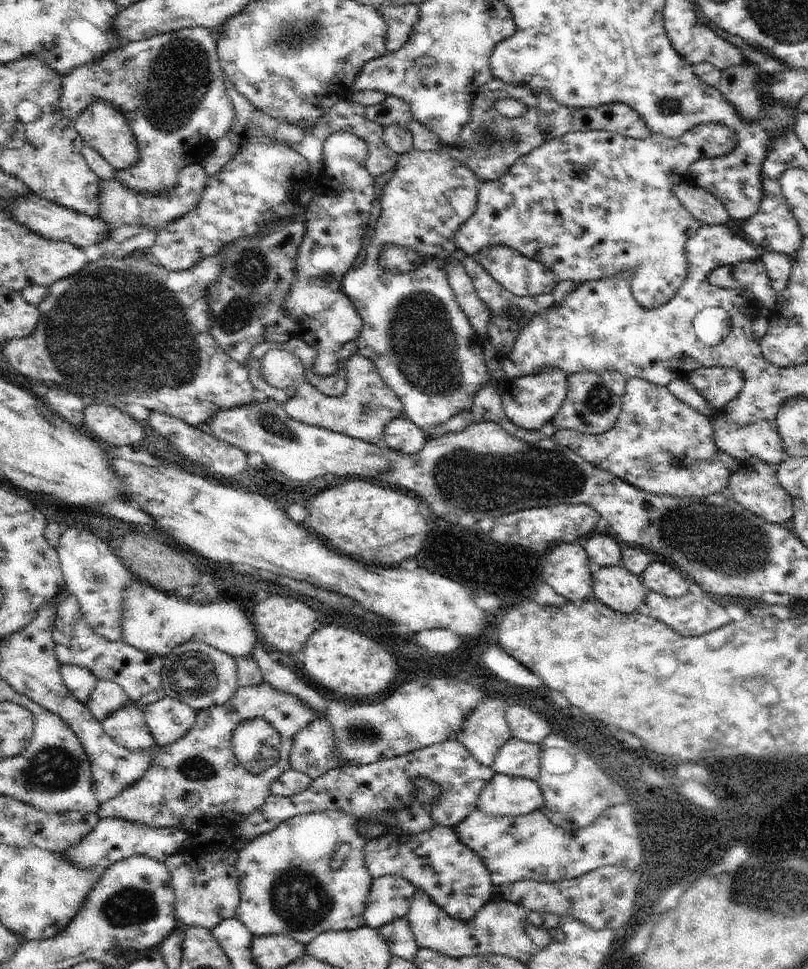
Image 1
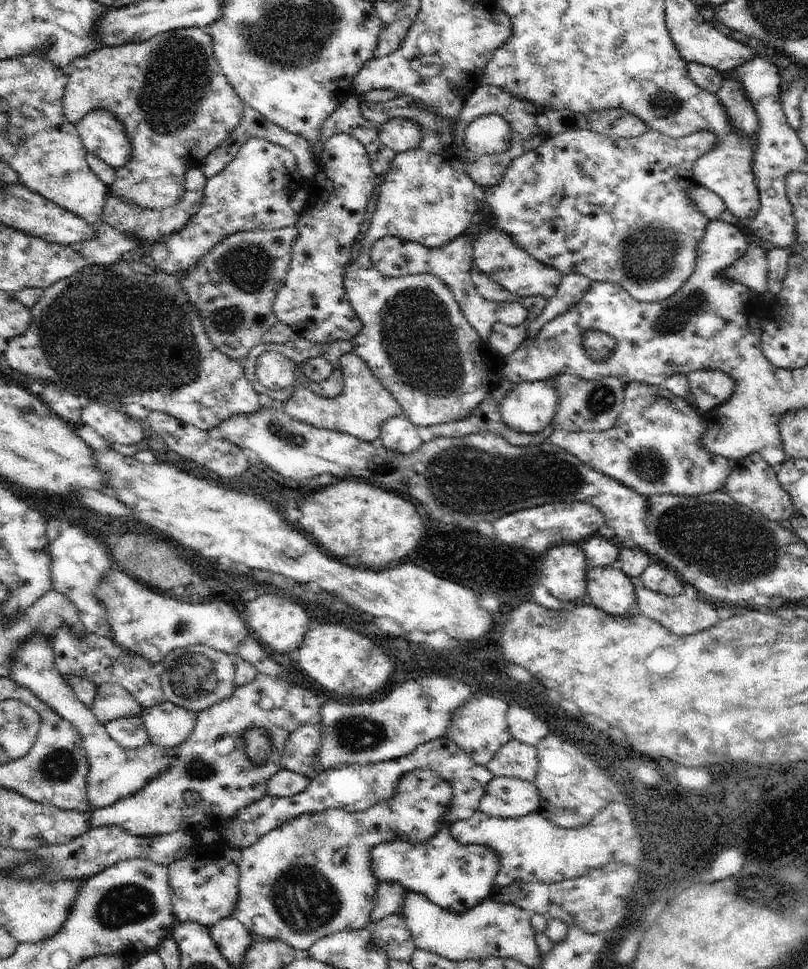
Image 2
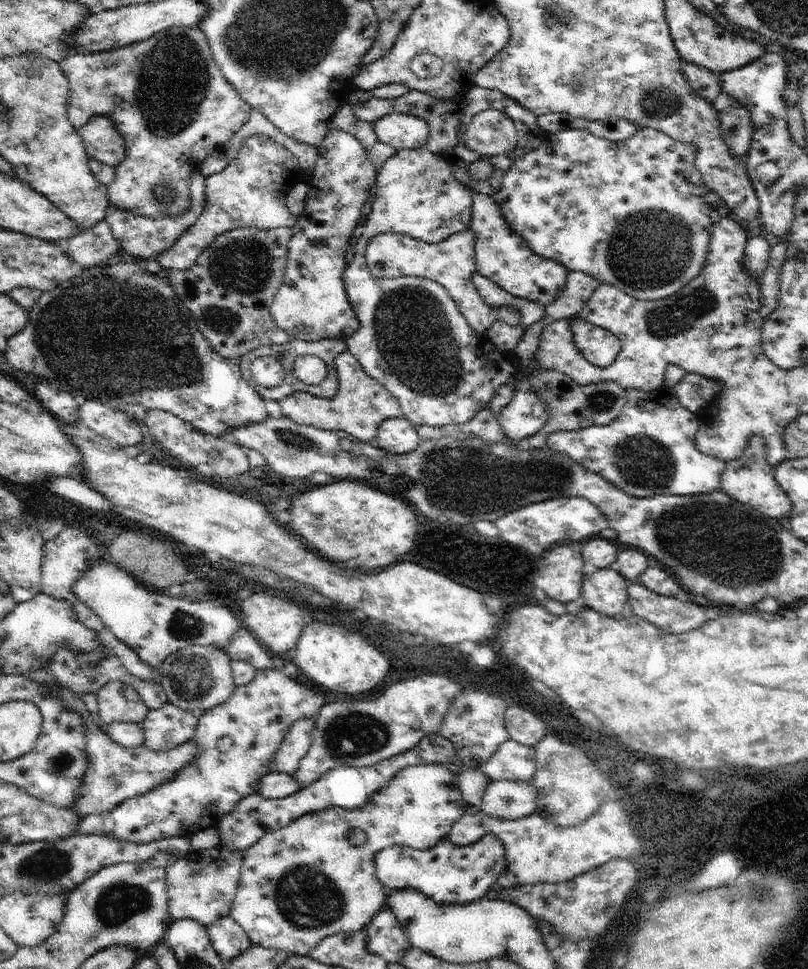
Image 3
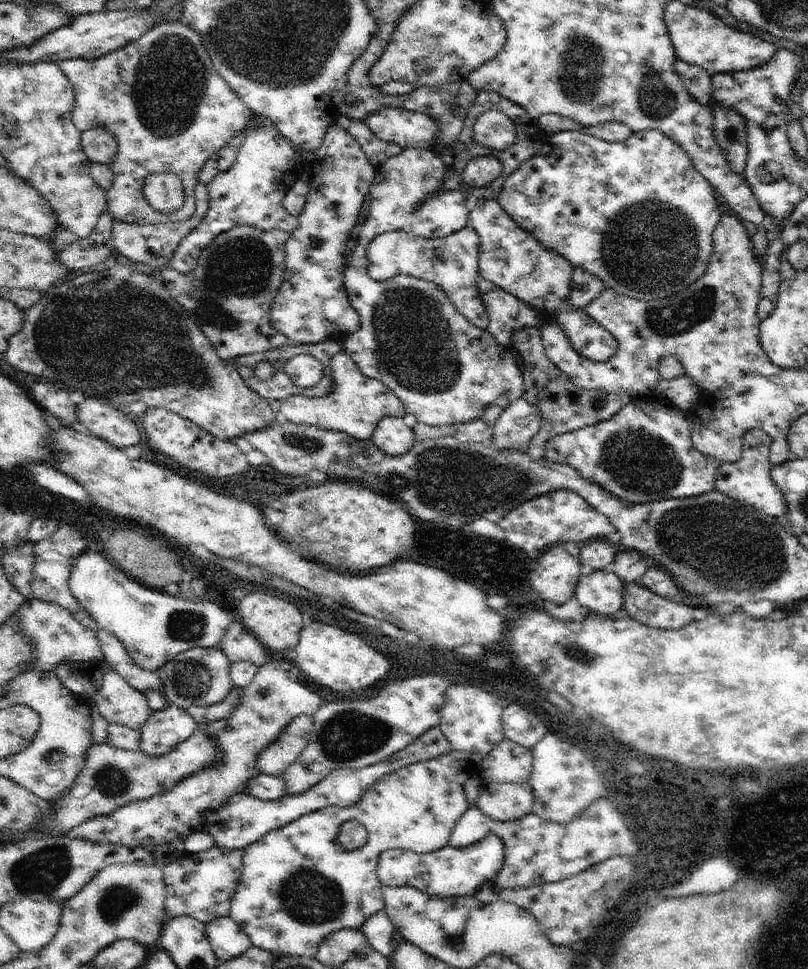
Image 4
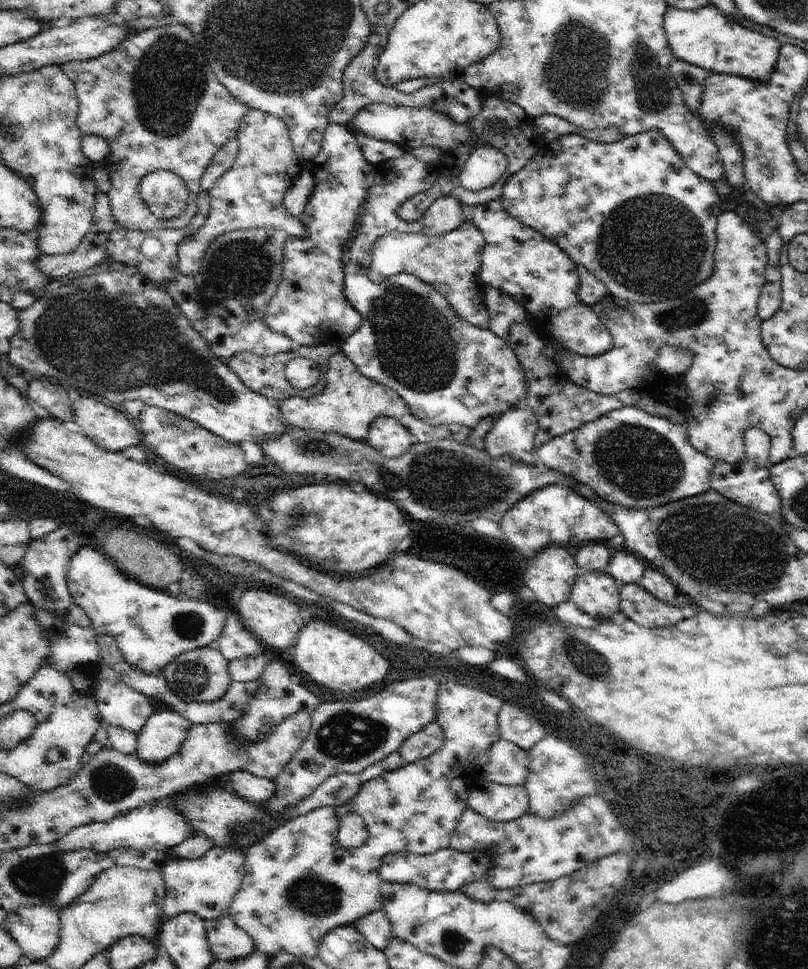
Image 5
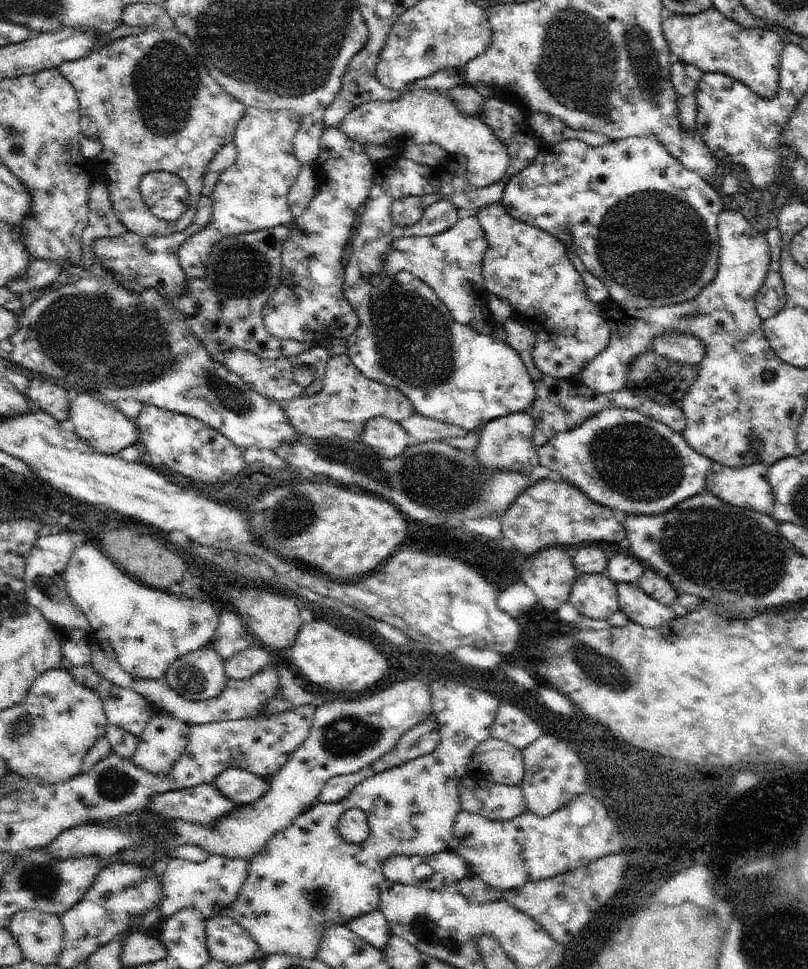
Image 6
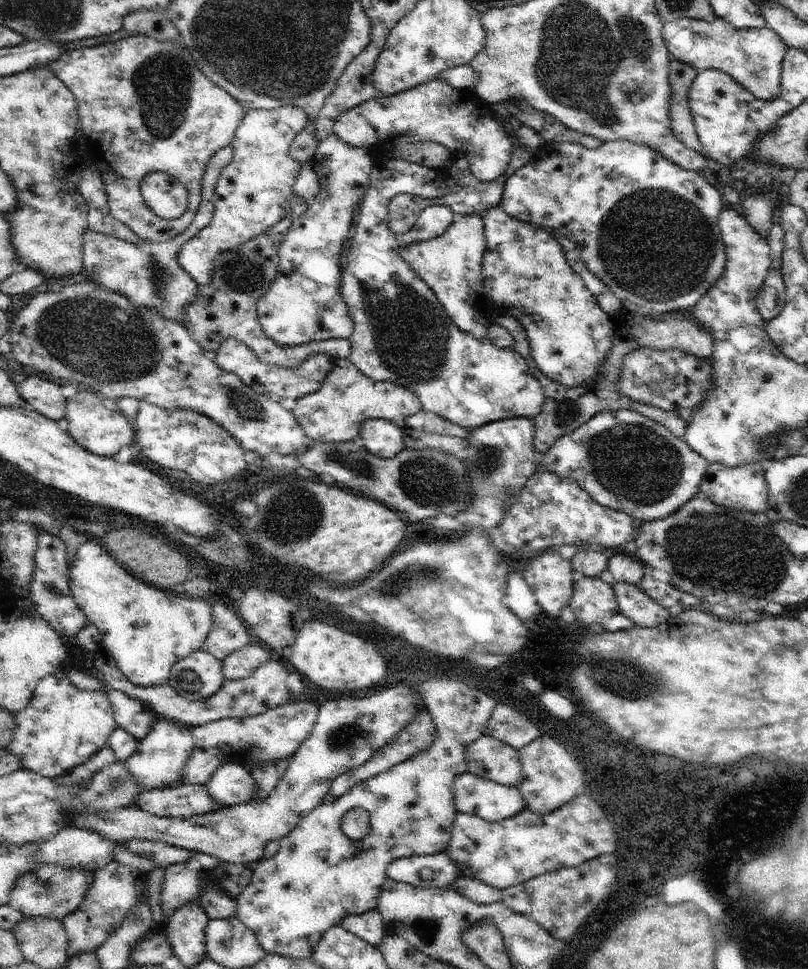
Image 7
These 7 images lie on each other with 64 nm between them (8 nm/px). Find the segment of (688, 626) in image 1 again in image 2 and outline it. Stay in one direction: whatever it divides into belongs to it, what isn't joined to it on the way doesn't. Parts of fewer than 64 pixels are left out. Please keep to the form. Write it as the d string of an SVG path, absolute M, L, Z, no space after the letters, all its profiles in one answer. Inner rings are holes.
M639 578L633 580L633 594L635 594L635 604L633 608L639 610L639 614L659 622L661 626L665 626L667 630L671 630L671 634L677 634L677 636L685 636L685 634L695 634L695 632L701 632L705 628L711 628L719 622L717 618L717 604L715 602L707 602L705 596L697 594L697 592L683 592L681 596L675 596L675 598L669 598L669 596L663 596L663 594L657 594L649 588L645 588L641 584ZM701 596L701 598L699 598Z

